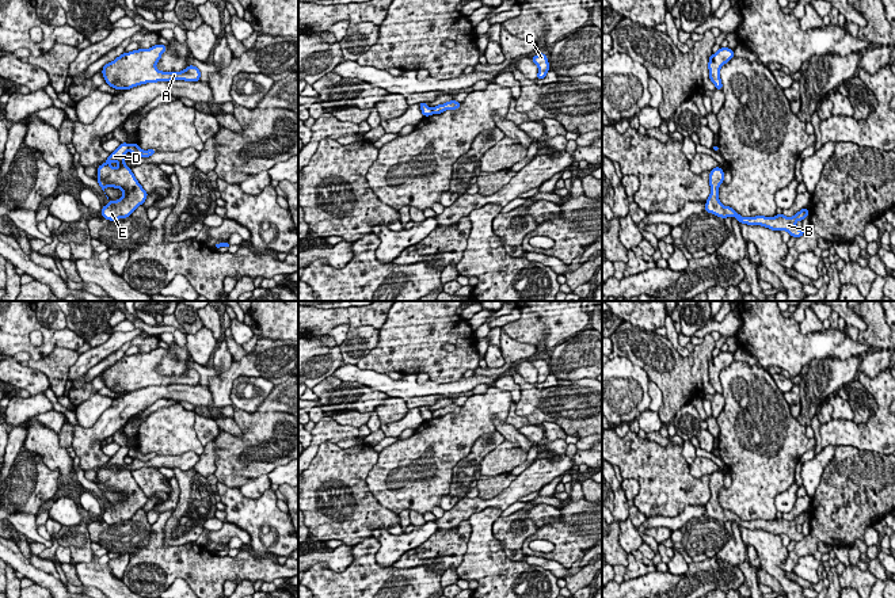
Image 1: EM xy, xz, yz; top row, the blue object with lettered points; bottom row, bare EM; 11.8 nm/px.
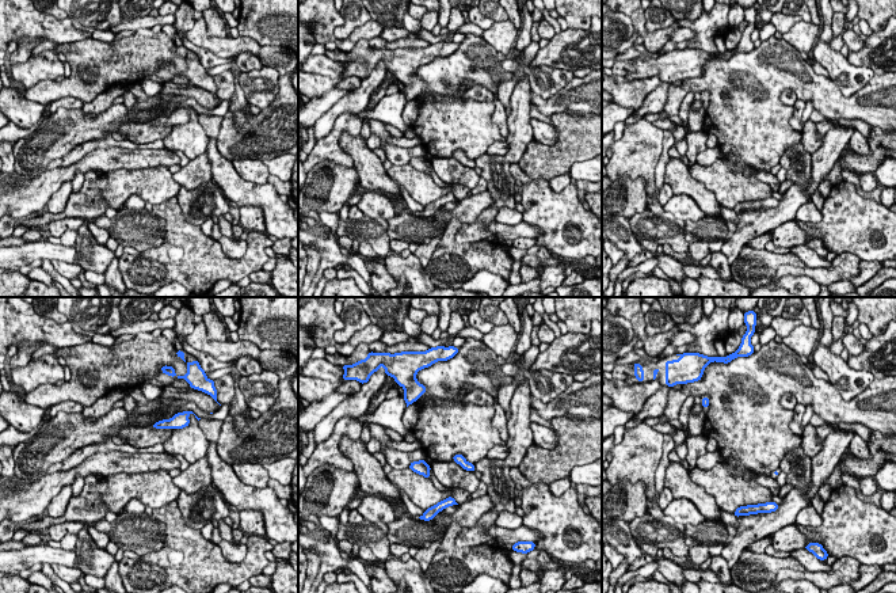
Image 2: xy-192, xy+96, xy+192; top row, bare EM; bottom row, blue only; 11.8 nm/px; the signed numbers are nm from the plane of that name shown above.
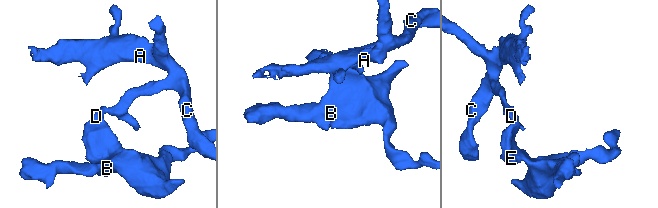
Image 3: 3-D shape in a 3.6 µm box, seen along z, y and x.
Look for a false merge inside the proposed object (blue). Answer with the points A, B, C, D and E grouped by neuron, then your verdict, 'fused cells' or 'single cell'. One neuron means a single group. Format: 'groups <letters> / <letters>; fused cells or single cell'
groups A C / B D E; fused cells

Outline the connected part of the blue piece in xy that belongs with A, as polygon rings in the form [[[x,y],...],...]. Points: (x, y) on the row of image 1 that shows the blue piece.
[[[155,45],[149,49],[138,49],[122,53],[114,61],[106,64],[102,75],[106,83],[114,89],[130,89],[133,87],[171,80],[199,81],[201,72],[197,66],[188,65],[180,72],[163,72],[156,68],[165,45]]]

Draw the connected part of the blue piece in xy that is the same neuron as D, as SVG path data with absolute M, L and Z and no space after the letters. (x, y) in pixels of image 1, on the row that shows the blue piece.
M127 142L119 144L119 146L110 153L104 164L98 167L98 183L104 191L106 187L119 188L122 197L118 201L110 201L108 205L102 207L100 214L108 220L119 220L129 217L140 205L142 205L148 197L148 193L136 179L132 168L125 164L125 153L129 149Z

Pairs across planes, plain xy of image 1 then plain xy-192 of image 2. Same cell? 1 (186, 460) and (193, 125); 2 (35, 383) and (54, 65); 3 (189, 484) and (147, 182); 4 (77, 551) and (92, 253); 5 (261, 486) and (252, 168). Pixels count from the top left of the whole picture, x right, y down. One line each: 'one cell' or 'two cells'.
1: two cells
2: one cell
3: two cells
4: one cell
5: one cell

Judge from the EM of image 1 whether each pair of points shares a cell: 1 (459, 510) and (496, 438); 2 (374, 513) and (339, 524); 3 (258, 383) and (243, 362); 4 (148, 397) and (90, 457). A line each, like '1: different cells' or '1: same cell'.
1: different cells
2: same cell
3: different cells
4: same cell

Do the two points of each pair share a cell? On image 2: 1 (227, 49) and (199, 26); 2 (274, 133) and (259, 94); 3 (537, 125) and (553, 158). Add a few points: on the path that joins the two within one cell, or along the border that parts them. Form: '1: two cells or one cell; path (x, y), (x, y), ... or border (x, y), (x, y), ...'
1: one cell; path (218, 46), (210, 44), (201, 34)
2: two cells; border (279, 79), (277, 95), (262, 110)
3: two cells; border (557, 133), (553, 144), (542, 144), (533, 139)

